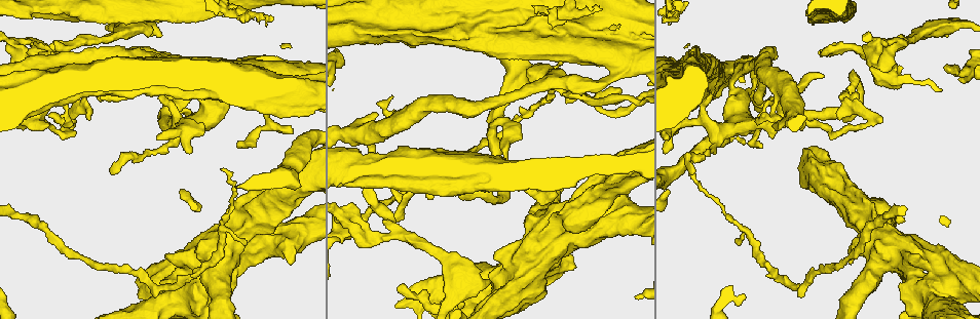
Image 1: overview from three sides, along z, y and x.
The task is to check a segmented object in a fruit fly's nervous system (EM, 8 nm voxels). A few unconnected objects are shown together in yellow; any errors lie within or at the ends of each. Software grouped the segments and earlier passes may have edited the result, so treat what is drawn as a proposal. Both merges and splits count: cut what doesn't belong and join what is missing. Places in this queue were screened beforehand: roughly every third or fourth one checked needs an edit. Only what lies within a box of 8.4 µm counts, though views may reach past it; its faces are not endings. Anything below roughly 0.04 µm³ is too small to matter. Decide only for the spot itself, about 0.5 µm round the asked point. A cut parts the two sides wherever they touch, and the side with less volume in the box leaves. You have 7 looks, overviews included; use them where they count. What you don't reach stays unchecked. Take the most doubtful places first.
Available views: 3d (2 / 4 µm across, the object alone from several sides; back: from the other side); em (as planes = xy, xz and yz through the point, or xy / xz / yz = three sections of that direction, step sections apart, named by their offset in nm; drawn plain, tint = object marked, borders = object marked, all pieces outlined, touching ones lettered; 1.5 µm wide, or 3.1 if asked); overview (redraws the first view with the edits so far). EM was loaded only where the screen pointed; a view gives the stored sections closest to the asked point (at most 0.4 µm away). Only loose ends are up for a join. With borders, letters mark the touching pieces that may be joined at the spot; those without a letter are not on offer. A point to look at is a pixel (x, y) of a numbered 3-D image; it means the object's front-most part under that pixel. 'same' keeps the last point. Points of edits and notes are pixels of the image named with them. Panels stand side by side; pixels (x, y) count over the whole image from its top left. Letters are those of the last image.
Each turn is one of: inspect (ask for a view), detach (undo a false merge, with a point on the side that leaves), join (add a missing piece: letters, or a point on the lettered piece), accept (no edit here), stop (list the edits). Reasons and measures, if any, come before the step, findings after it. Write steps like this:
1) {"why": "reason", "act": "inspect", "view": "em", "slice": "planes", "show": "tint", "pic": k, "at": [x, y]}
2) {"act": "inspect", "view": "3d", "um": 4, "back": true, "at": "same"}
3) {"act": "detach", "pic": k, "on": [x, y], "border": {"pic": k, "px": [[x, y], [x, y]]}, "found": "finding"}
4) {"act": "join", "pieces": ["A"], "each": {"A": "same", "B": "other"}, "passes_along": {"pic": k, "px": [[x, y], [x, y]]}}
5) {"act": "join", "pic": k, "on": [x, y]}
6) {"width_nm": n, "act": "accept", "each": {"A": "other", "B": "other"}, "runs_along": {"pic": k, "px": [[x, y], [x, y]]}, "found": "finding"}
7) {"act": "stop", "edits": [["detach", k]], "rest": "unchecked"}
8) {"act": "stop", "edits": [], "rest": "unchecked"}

{"why": "an open end", "act": "inspect", "view": "3d", "um": 4, "pic": 1, "at": [36, 53]}

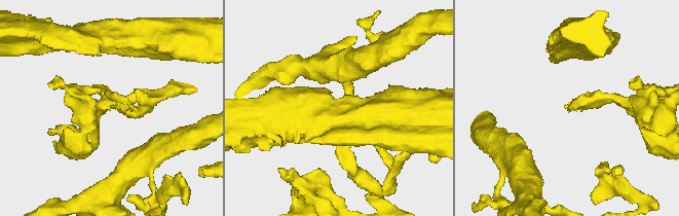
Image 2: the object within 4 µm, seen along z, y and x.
{"why": "need the tissue", "act": "inspect", "view": "em", "slice": "planes", "show": "tint", "pic": 2, "at": [106, 109]}

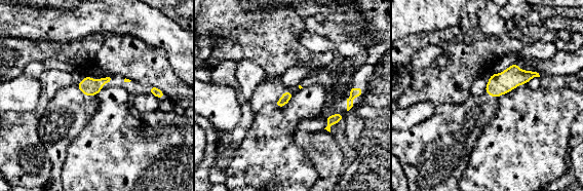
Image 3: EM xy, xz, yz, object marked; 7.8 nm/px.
{"why": "what lies round it", "act": "inspect", "view": "em", "slice": "planes", "show": "borders", "at": "same"}

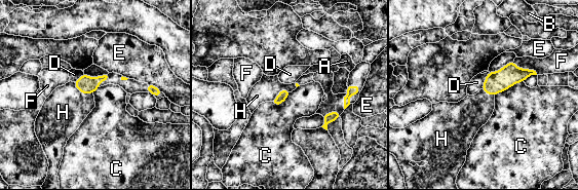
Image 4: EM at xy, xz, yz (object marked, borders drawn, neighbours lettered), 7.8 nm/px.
{"act": "join", "pic": 4, "on": [268, 87], "each": {"A": "other", "B": "other", "C": "other", "D": "other", "E": "other", "F": "other", "H": "same"}, "passes_along": {"pic": 4, "px": [[283, 93], [279, 91], [268, 87]]}, "found": "the neuron continues"}

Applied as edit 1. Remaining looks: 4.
{"act": "inspect", "view": "overview"}

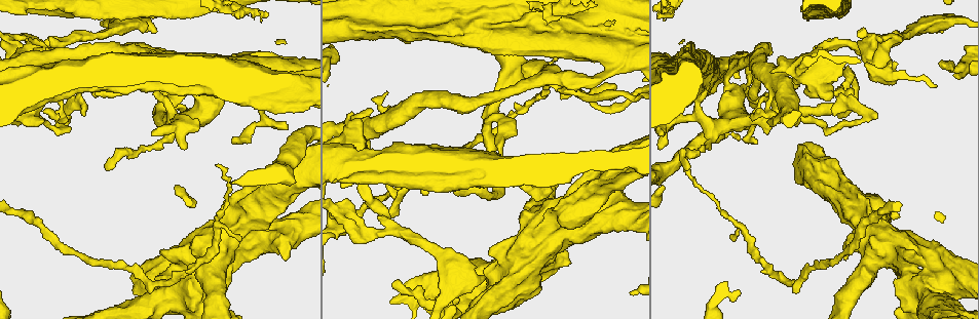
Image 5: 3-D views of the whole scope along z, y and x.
{"why": "arms run side by side", "act": "inspect", "view": "3d", "um": 4, "pic": 5, "at": [734, 93]}

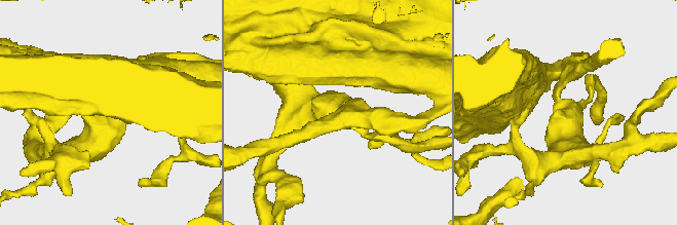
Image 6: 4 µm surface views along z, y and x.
{"act": "inspect", "view": "em", "slice": "xz", "step": 4, "show": "borders", "pic": 6, "at": [566, 115]}

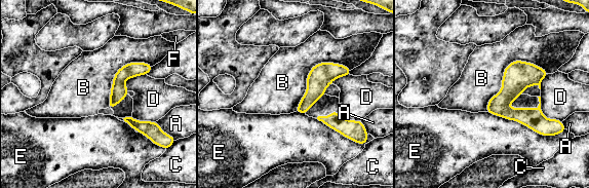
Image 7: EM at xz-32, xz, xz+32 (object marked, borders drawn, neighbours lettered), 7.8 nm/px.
{"act": "accept", "each": {"A": "other", "B": "other", "C": "other", "D": "other", "E": "other", "F": "other"}, "found": "one neuron here"}

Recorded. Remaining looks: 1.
{"act": "stop", "edits": [["join", 4]], "rest": "unchecked"}

